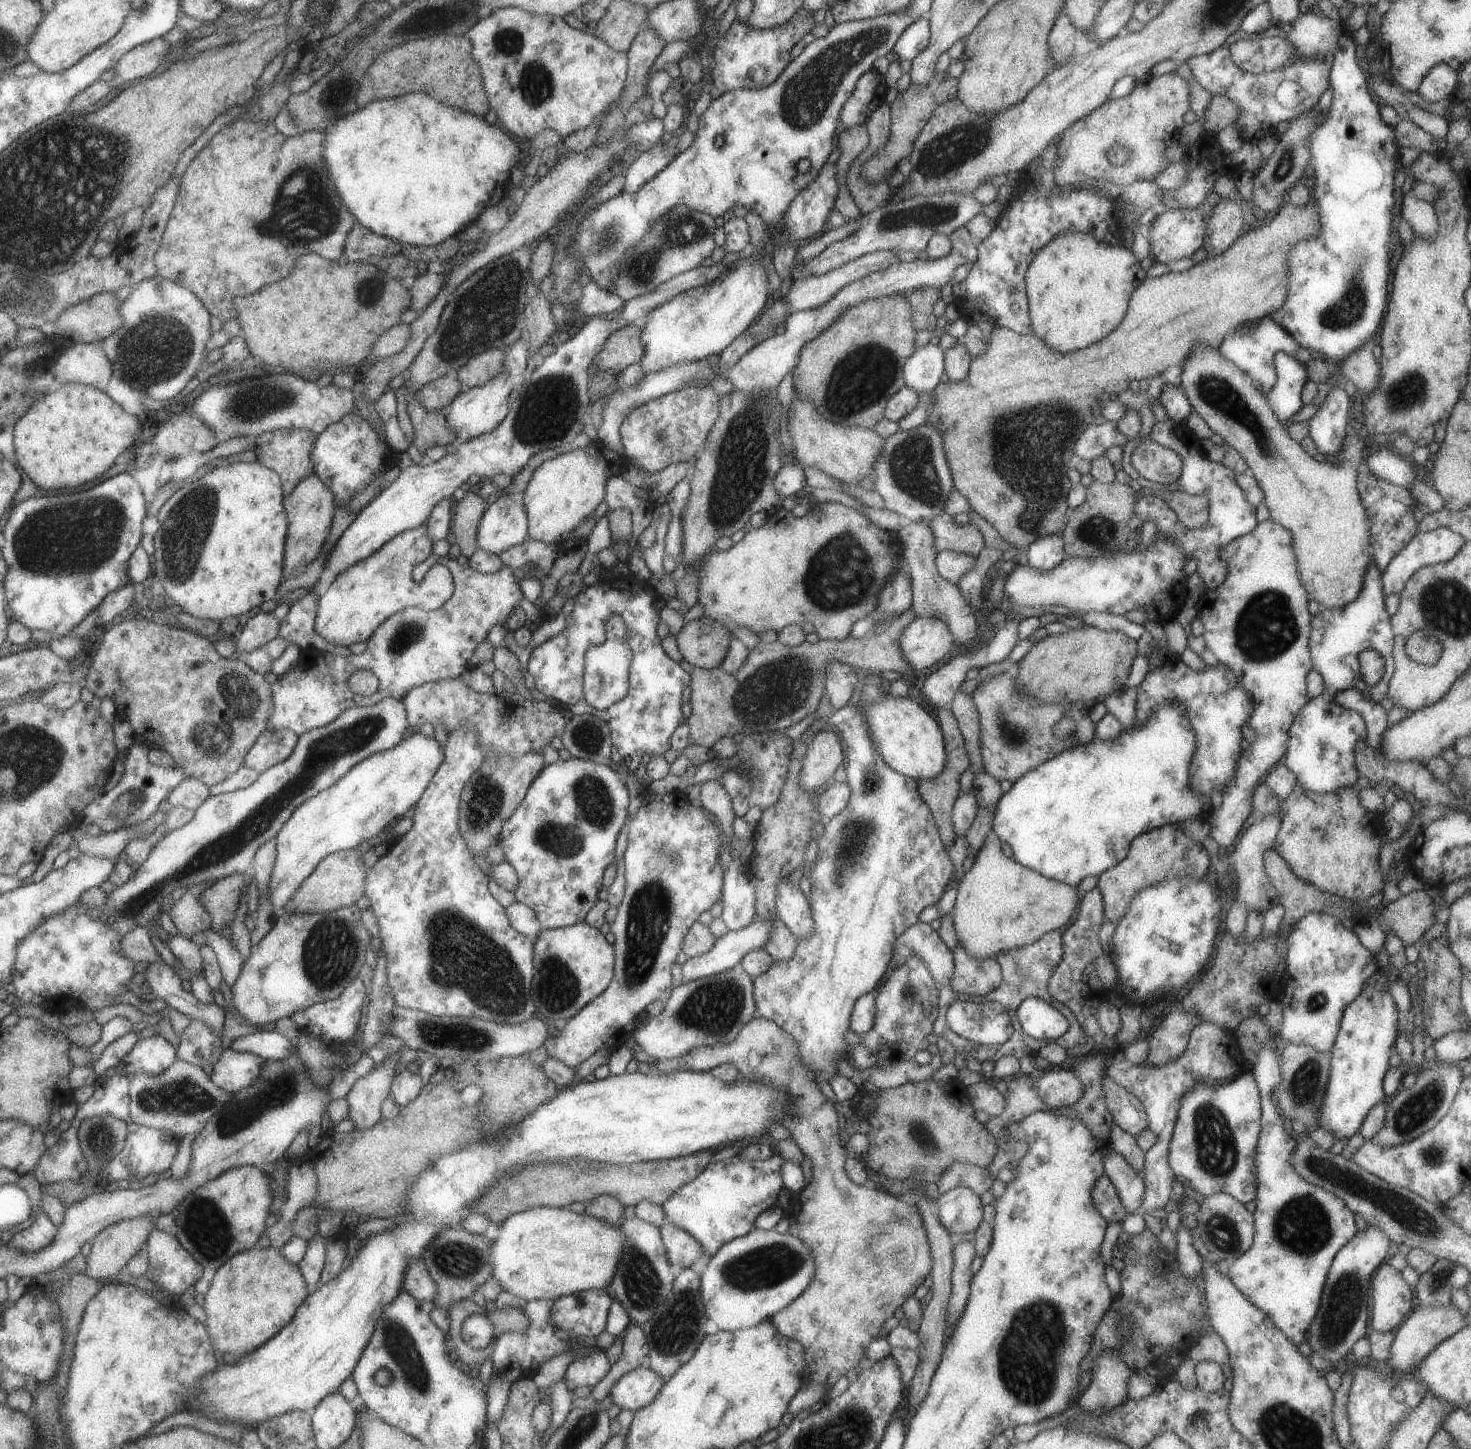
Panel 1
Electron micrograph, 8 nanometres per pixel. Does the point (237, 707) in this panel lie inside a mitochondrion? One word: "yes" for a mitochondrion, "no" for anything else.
yes

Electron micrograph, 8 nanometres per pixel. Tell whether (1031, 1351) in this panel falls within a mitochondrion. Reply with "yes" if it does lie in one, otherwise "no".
yes

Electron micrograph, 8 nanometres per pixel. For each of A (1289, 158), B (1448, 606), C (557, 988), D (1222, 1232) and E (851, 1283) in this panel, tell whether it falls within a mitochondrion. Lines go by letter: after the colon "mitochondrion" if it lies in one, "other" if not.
A: mitochondrion
B: mitochondrion
C: mitochondrion
D: mitochondrion
E: other

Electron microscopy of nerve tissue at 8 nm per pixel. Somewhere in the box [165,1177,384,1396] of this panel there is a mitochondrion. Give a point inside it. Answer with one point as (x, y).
(205, 1227)

